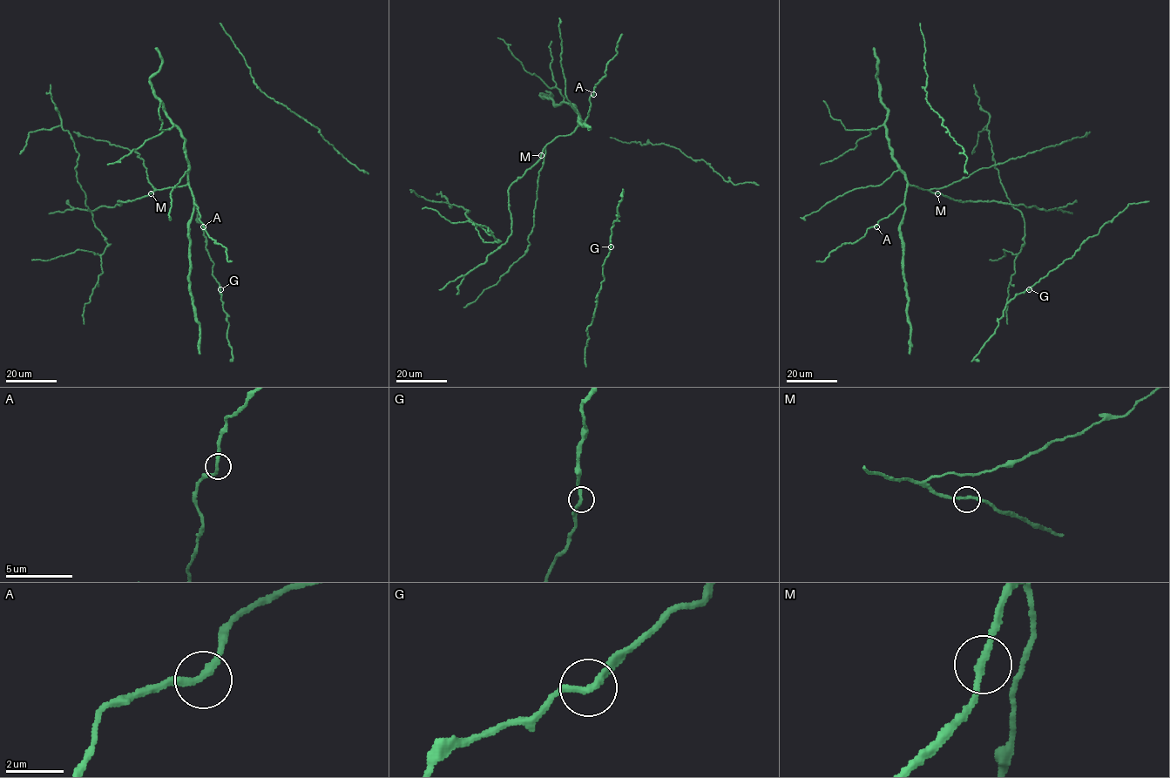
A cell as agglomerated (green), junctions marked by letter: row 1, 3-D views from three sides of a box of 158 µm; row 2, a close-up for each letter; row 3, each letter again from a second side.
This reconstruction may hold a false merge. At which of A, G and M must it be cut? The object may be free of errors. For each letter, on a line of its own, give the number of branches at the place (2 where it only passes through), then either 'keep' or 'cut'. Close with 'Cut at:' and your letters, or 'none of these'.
A: 2 branches meet; keep
G: 2 branches meet; keep
M: 2 branches meet; keep
Cut at: none of these

